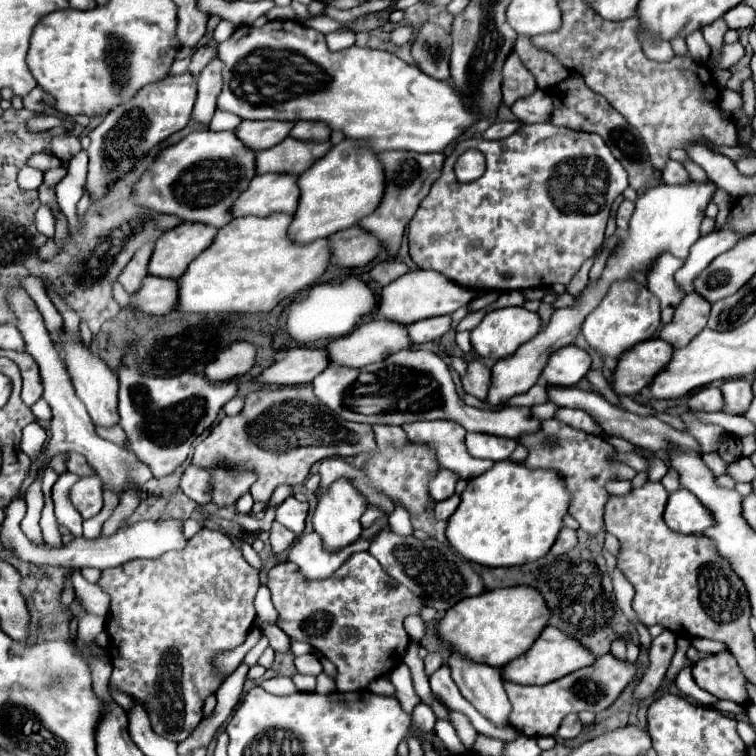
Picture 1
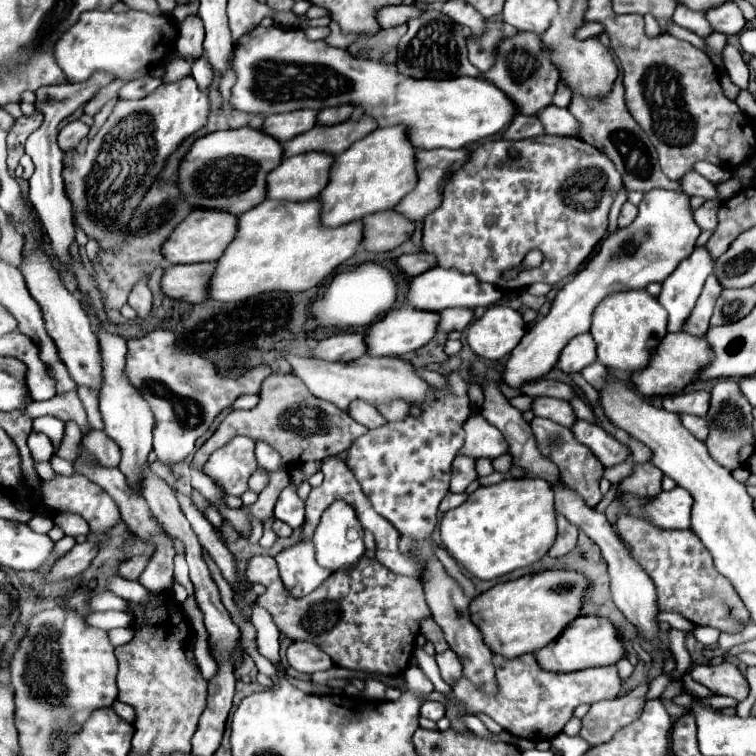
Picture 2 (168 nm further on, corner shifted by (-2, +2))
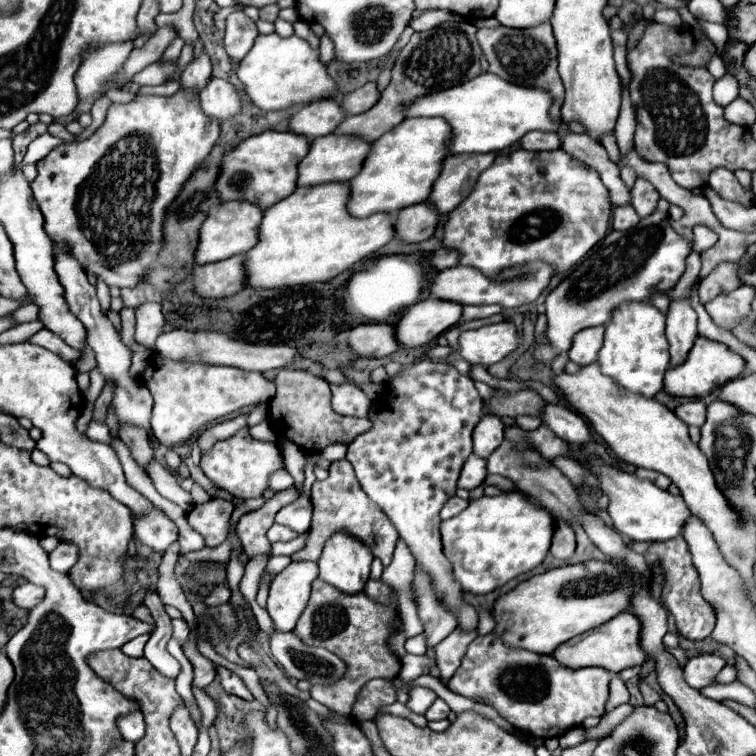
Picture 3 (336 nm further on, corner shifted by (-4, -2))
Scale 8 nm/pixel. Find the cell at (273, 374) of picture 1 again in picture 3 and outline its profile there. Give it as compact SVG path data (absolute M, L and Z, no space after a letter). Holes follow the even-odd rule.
M360 324L352 328L348 346L360 358L384 358L398 350L394 326L390 324Z

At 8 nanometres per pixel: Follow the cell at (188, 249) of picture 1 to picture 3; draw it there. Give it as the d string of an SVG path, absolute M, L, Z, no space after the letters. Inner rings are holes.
M230 202L230 204L214 206L200 226L194 262L210 264L210 262L220 262L224 258L230 258L234 254L244 254L248 248L252 248L252 244L256 244L256 232L260 220L262 220L262 210L256 208L254 204Z

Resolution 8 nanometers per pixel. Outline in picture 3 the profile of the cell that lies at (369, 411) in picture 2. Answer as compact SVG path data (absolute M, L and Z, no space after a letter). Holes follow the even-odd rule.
M352 384L332 386L332 408L342 416L366 418L370 404L372 402L366 398L366 394Z

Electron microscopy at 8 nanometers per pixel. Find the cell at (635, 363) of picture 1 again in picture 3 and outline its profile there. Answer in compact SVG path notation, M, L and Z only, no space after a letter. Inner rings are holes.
M698 336L694 340L692 350L688 352L686 360L678 366L668 366L664 372L664 392L670 396L684 396L684 398L704 398L714 388L722 386L724 382L740 376L744 370L744 358L732 350L728 350L724 344L708 340Z

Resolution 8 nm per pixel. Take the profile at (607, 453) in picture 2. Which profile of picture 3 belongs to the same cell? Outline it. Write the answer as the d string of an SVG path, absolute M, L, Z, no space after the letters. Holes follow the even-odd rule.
M546 404L544 414L544 424L550 426L562 440L568 444L586 444L592 440L592 432L588 424L568 406L556 406L556 404Z

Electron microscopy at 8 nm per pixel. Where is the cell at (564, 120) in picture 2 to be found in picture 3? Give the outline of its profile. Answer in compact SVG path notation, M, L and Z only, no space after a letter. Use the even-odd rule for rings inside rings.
M568 132L562 140L562 150L570 152L574 158L582 160L586 166L600 174L604 186L610 190L614 206L630 204L630 190L620 180L620 168L608 158L604 146L598 140L594 140L588 134Z

